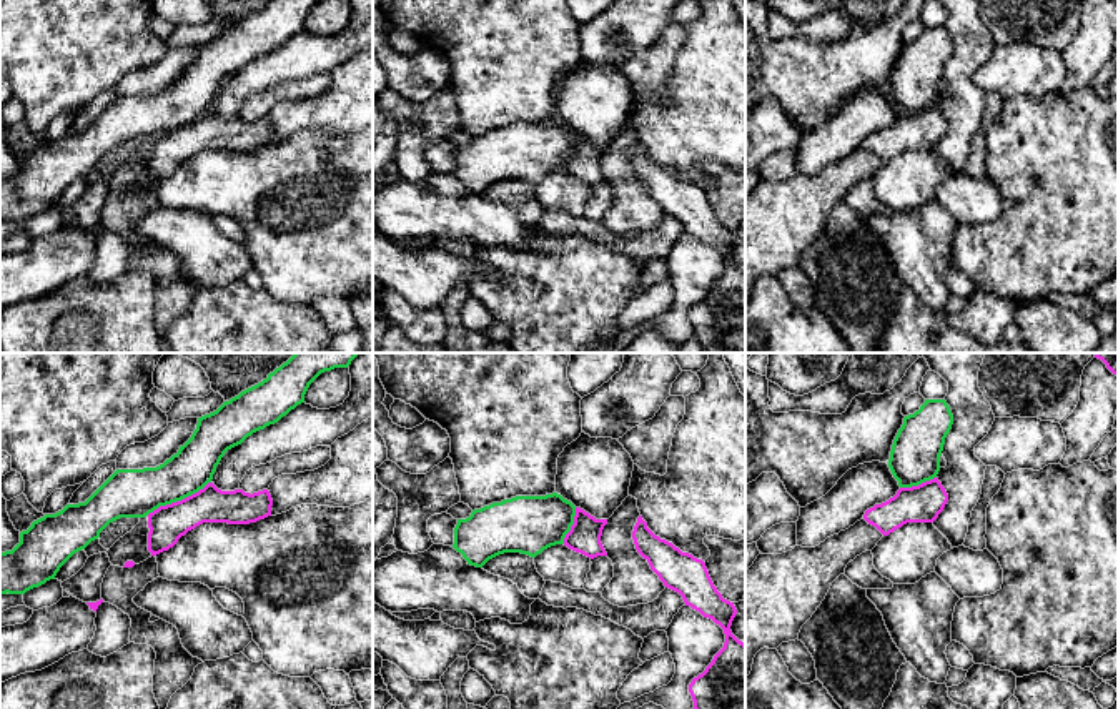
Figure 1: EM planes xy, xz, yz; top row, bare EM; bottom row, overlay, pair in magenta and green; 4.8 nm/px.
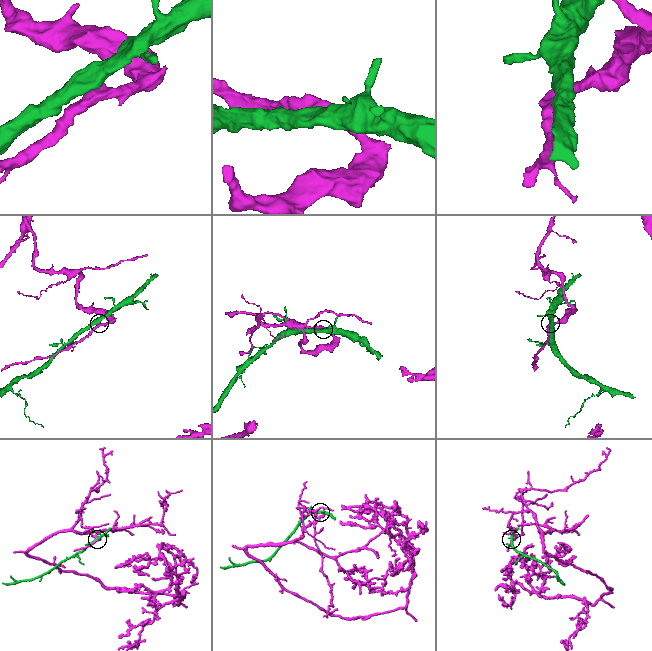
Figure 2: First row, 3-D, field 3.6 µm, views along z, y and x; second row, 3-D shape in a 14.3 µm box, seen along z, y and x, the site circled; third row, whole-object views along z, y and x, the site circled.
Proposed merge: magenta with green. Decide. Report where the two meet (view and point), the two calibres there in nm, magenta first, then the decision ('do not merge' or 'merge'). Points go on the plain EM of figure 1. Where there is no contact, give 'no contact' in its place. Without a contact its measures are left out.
xy (178, 128) | 180/240 nm | do not merge

